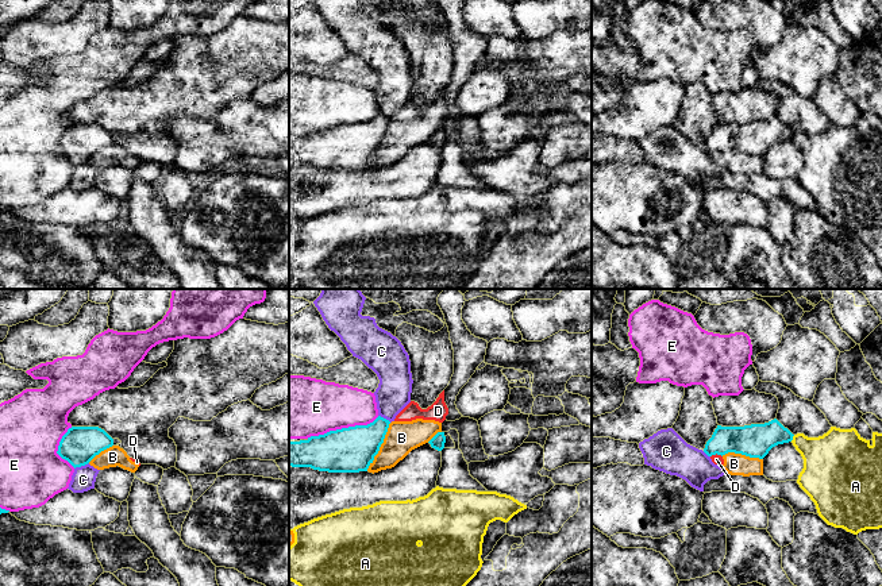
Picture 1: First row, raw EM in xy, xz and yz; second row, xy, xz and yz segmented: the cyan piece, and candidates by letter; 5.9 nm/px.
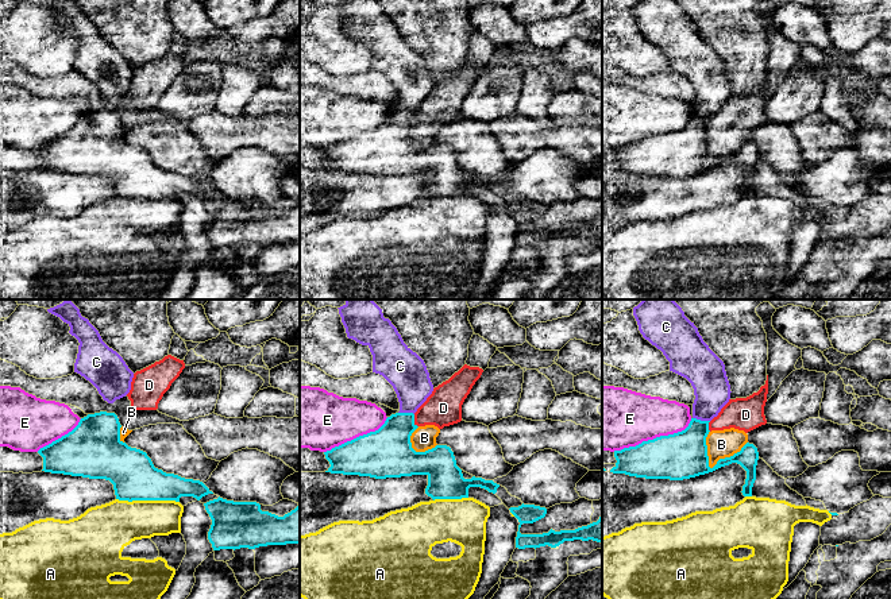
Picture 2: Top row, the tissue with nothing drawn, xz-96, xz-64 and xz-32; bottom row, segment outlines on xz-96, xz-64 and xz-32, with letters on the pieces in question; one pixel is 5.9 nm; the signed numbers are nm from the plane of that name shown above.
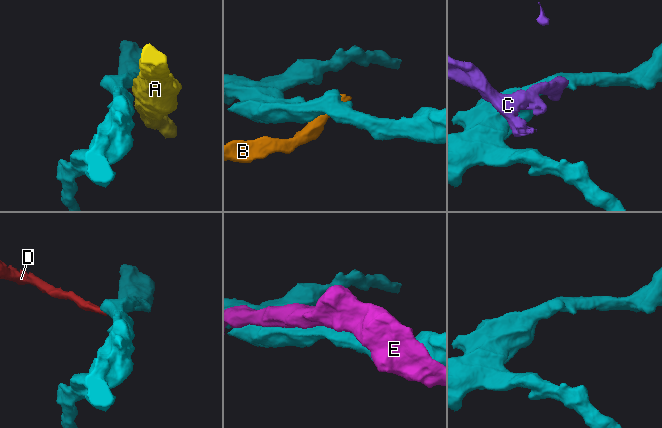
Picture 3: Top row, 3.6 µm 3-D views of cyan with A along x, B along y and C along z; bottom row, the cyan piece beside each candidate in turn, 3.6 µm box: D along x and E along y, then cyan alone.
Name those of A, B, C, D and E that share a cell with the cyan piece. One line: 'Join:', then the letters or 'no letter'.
Join: no letter

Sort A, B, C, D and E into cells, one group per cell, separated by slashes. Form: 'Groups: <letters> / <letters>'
Groups: A / B D / C / E

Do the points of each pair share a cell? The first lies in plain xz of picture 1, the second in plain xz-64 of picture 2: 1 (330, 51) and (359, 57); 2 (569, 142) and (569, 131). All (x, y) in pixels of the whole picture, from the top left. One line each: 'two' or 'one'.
1: one
2: one

